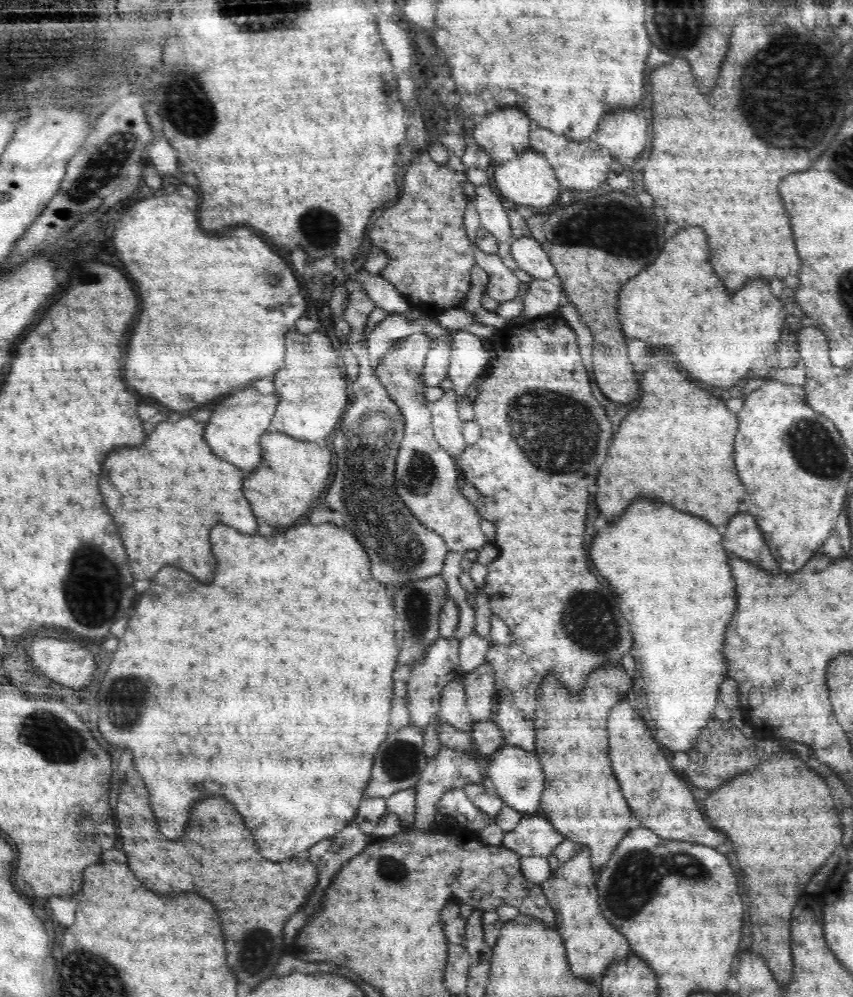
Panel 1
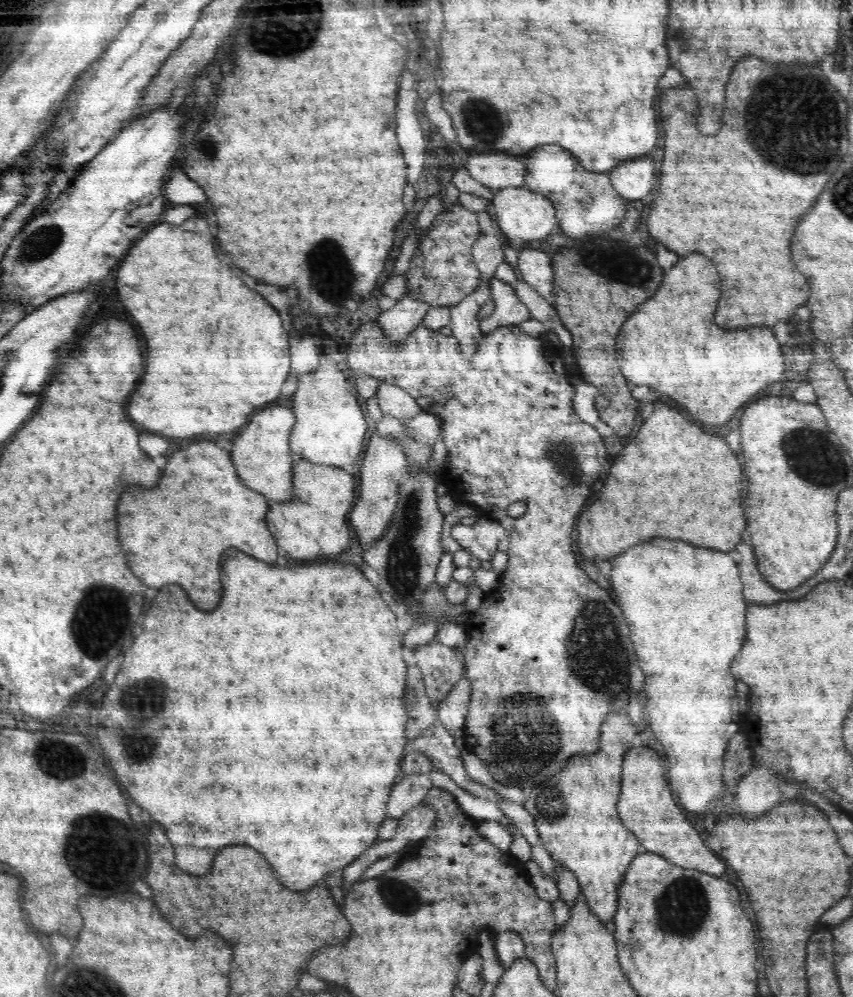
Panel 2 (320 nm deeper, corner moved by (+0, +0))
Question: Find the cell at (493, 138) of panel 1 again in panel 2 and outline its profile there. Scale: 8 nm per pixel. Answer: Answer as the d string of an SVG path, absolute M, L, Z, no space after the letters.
M471 152L467 159L467 171L470 176L496 192L502 188L525 186L525 158L511 154Z

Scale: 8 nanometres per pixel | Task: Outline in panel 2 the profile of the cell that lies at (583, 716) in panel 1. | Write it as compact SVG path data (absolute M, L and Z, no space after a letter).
M608 714L608 720L602 724L601 736L598 752L588 757L579 754L566 763L556 776L534 786L524 807L534 817L546 852L556 865L572 872L590 912L606 927L611 927L618 908L618 886L622 884L630 862L638 854L638 846L641 848L634 833L622 826L617 811L622 764L626 752L634 744L636 728L628 714Z

